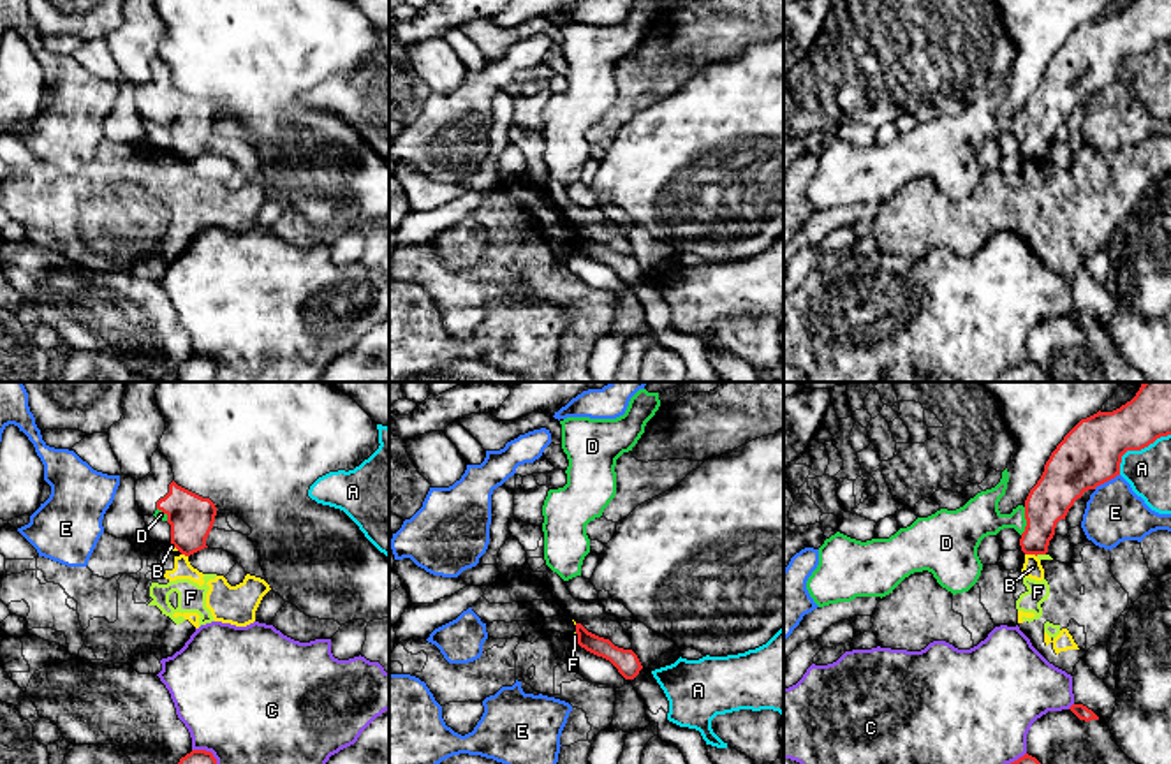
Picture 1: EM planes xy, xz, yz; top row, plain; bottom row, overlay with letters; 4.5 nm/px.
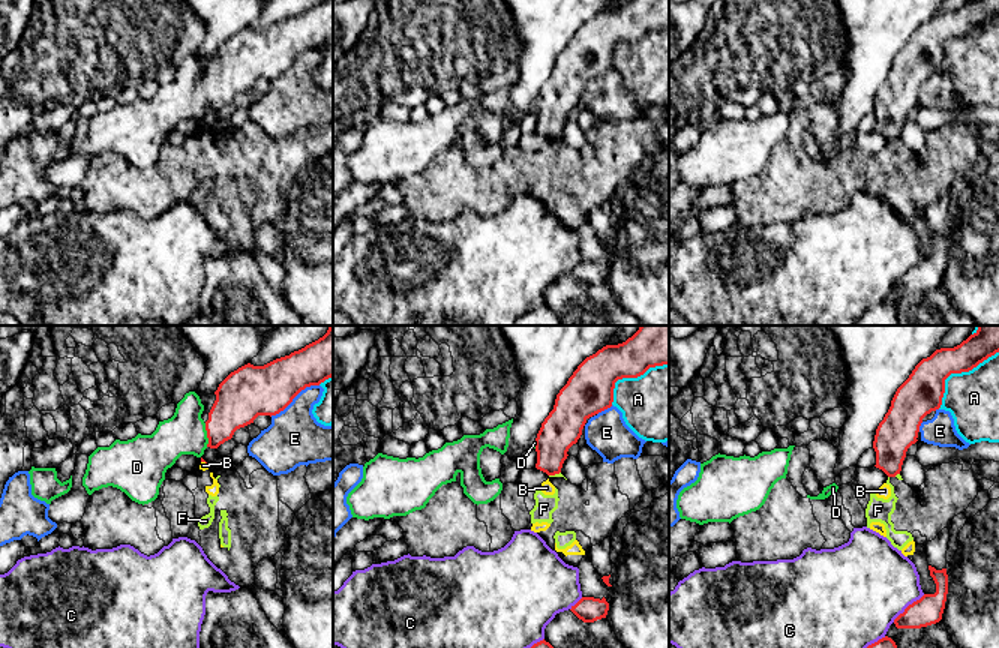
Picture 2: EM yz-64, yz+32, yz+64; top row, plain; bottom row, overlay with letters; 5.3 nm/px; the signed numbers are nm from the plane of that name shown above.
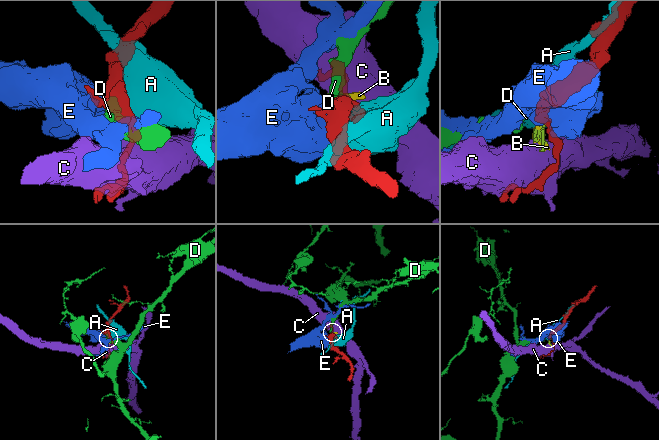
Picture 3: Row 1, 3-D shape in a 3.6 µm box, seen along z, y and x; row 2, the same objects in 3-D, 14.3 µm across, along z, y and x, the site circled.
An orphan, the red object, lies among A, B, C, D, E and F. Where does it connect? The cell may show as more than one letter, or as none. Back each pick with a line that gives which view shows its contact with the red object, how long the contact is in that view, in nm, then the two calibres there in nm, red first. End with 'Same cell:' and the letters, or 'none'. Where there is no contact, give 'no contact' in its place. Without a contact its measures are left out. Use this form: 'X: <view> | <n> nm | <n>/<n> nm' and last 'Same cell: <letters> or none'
D: yz | 130 nm | 200/180 nm
Same cell: D

